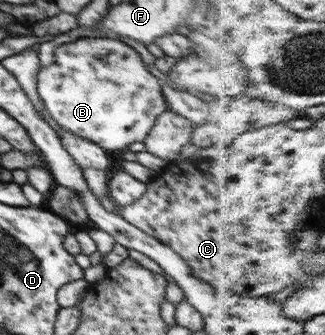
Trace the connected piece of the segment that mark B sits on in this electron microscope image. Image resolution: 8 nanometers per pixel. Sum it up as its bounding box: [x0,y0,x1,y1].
[37,37,168,151]

